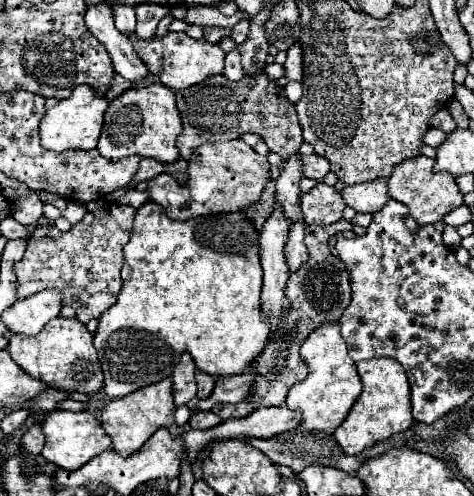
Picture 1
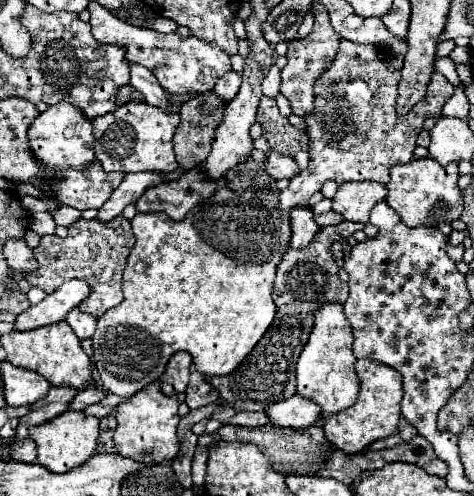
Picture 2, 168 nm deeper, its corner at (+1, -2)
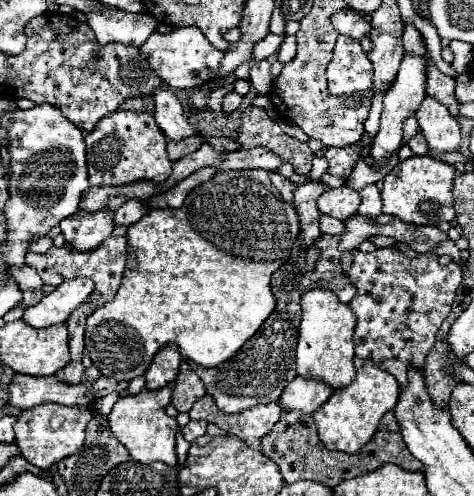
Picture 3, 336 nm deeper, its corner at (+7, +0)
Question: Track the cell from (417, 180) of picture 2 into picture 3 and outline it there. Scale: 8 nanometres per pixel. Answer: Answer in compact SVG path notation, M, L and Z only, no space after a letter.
M414 155L406 161L400 161L382 181L382 191L380 191L384 199L382 213L414 225L438 225L440 221L452 221L456 215L454 195L452 195L454 177L456 177L454 165L434 159L430 155L424 157Z

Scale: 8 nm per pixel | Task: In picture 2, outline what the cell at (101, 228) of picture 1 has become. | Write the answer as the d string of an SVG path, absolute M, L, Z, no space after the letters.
M122 215L116 217L110 225L102 225L98 219L80 219L68 229L68 237L60 239L56 235L42 237L40 245L36 247L36 261L38 269L30 275L24 275L24 279L46 293L56 291L58 285L62 285L68 279L84 279L92 287L90 297L80 305L82 311L92 313L94 317L100 317L106 313L106 309L112 309L122 303L122 273L126 267L126 259L130 255L130 247L134 247L136 237L132 233L130 221L126 221Z

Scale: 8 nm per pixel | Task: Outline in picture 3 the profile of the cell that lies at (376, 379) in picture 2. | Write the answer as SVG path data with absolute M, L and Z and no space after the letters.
M354 357L356 379L342 391L334 391L332 397L312 415L320 441L330 451L344 451L344 453L358 453L376 433L378 423L384 413L392 411L398 403L398 383L394 375L382 371L368 359Z

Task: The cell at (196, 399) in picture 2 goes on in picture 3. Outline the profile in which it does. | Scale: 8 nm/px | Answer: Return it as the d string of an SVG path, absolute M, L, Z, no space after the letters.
M182 361L180 365L180 373L176 379L176 387L172 393L172 403L178 411L190 411L192 405L202 399L206 395L204 383L200 381L200 377L190 369L190 365L186 361Z

